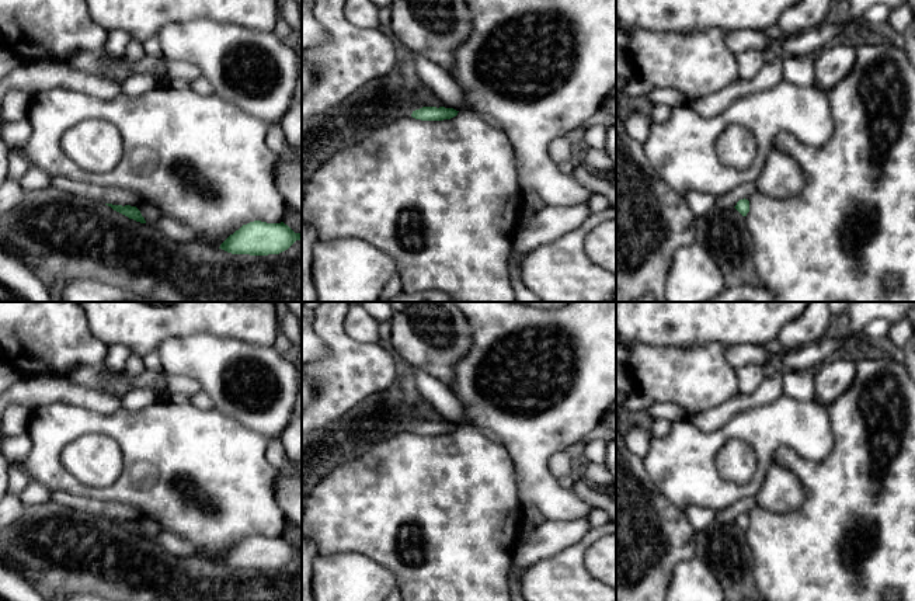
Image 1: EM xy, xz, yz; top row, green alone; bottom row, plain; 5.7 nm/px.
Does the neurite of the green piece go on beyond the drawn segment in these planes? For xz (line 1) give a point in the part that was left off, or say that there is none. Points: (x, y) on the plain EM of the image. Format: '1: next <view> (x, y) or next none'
1: next none

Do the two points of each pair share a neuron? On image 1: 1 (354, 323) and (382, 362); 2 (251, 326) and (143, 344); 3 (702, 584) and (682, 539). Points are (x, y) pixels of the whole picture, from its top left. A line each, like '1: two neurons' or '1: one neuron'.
1: two neurons
2: one neuron
3: two neurons

